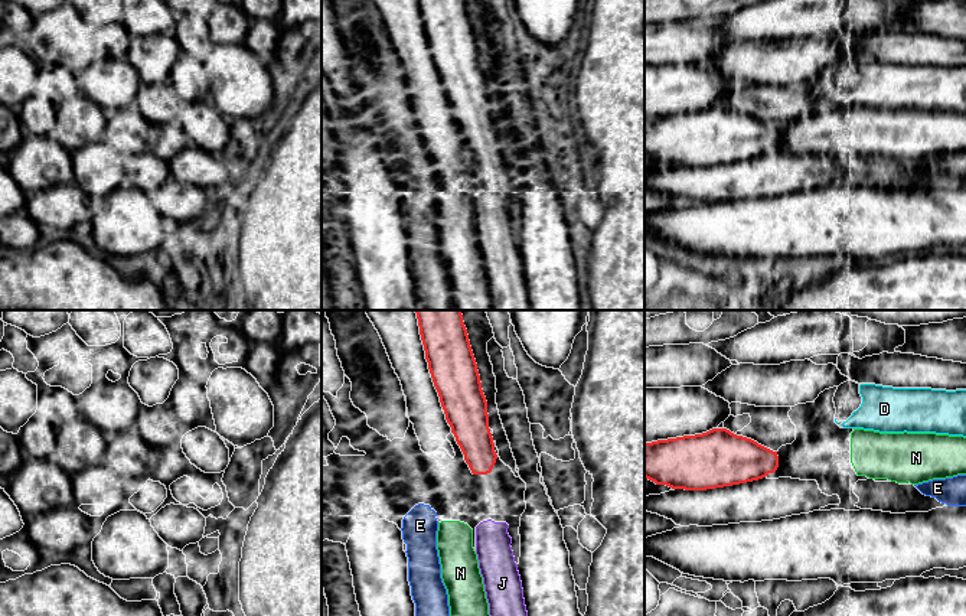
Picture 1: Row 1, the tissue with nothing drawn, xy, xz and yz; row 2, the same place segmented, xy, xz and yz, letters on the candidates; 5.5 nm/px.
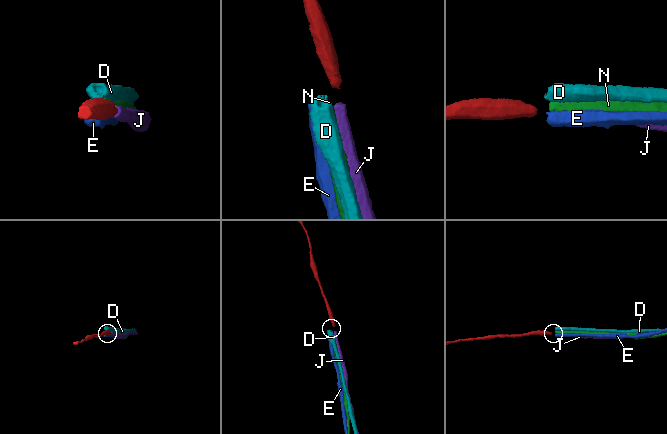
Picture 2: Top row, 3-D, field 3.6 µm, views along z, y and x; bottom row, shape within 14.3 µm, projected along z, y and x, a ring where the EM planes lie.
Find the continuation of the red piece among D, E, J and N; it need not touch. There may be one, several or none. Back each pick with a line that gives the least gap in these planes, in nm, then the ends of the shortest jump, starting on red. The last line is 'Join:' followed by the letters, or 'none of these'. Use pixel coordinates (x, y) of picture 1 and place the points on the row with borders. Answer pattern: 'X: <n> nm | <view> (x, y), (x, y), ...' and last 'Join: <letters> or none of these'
J: 260 nm | xz (486, 473), (488, 520)
Join: J

